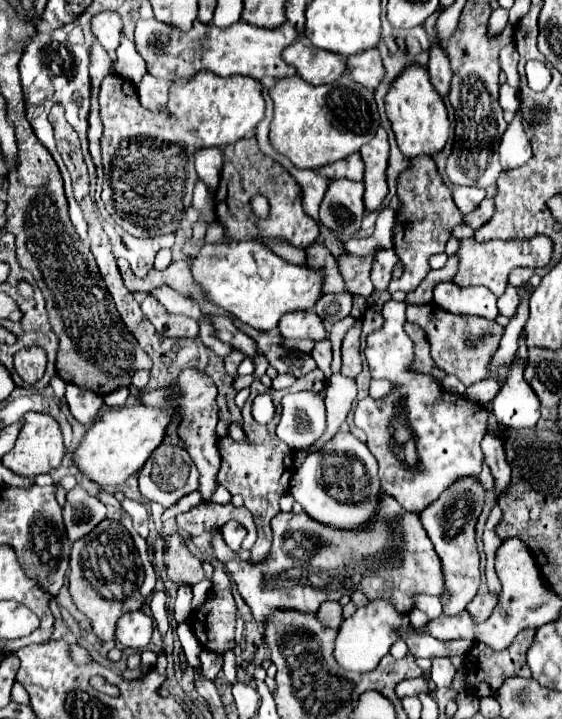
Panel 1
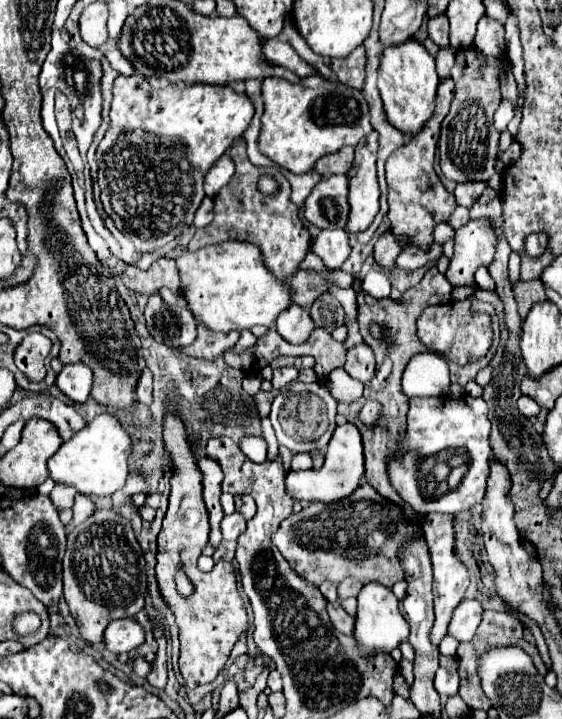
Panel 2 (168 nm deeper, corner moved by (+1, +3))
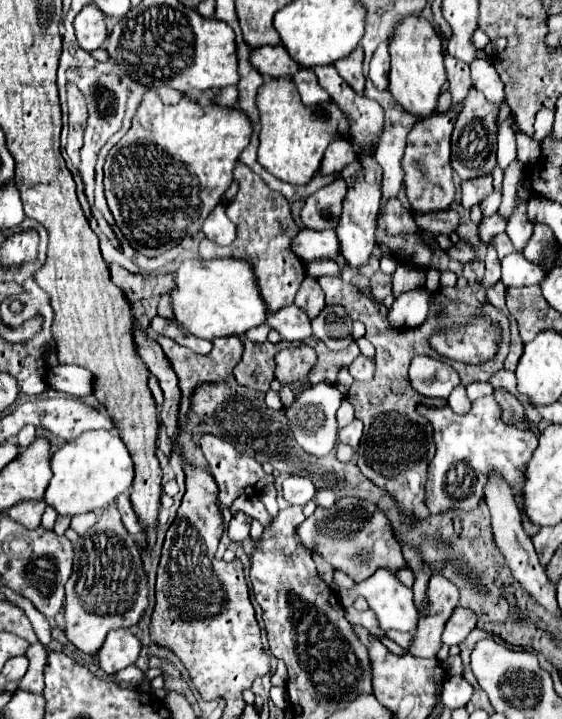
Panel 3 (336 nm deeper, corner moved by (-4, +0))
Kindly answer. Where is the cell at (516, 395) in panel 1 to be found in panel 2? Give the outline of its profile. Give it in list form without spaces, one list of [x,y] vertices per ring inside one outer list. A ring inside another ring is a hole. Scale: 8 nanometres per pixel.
[[[521,396],[519,398],[519,410],[527,416],[527,418],[531,418],[531,416],[537,416],[539,414],[539,404],[535,404],[535,400],[531,400],[529,396]]]

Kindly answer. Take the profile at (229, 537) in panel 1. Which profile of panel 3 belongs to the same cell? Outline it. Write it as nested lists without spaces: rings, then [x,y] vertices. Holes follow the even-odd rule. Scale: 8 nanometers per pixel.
[[[236,513],[236,515],[232,515],[232,519],[230,519],[230,525],[228,525],[228,537],[232,539],[232,541],[244,541],[246,537],[248,537],[248,533],[250,533],[250,517],[248,515],[244,515],[244,513]]]

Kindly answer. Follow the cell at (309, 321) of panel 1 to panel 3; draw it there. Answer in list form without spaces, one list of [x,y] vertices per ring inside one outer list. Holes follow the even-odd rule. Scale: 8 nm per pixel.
[[[296,305],[282,307],[268,317],[268,325],[280,333],[286,341],[304,341],[312,335],[310,317]]]

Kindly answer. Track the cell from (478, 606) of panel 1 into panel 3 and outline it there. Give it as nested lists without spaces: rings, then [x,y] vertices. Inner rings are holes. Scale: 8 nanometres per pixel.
[[[456,607],[442,633],[442,643],[448,647],[460,645],[474,627],[476,627],[476,613],[470,609],[464,609],[464,607]]]

